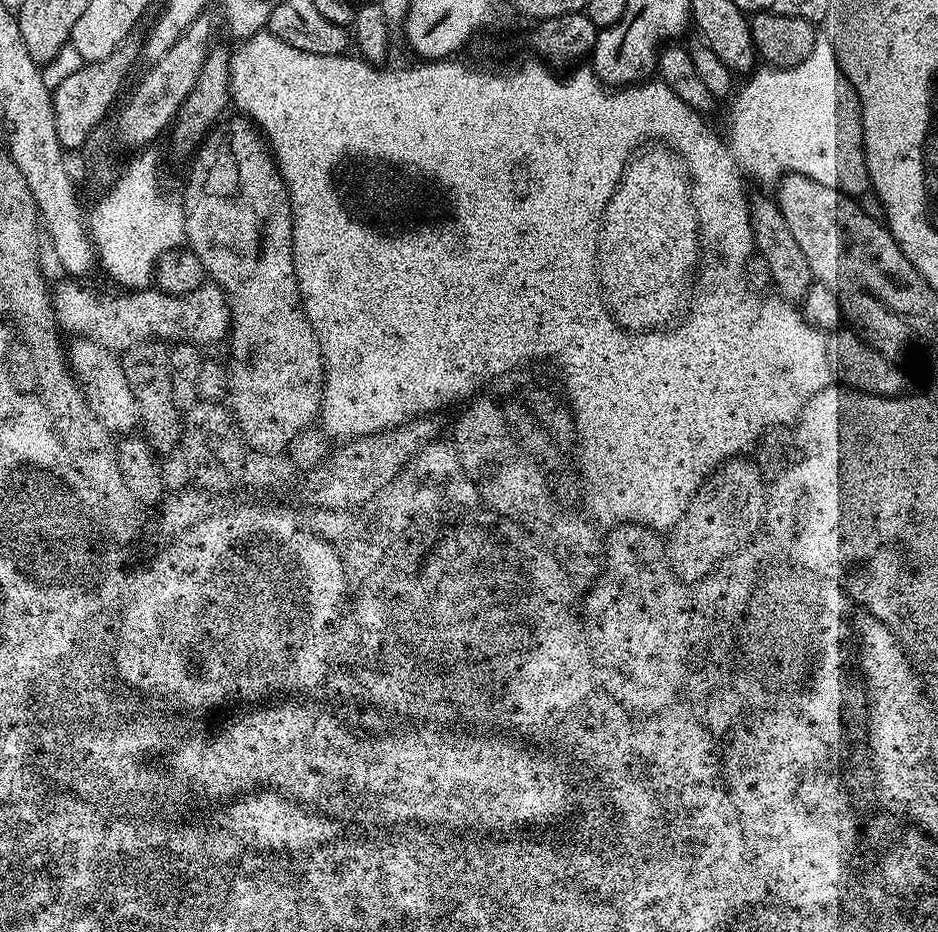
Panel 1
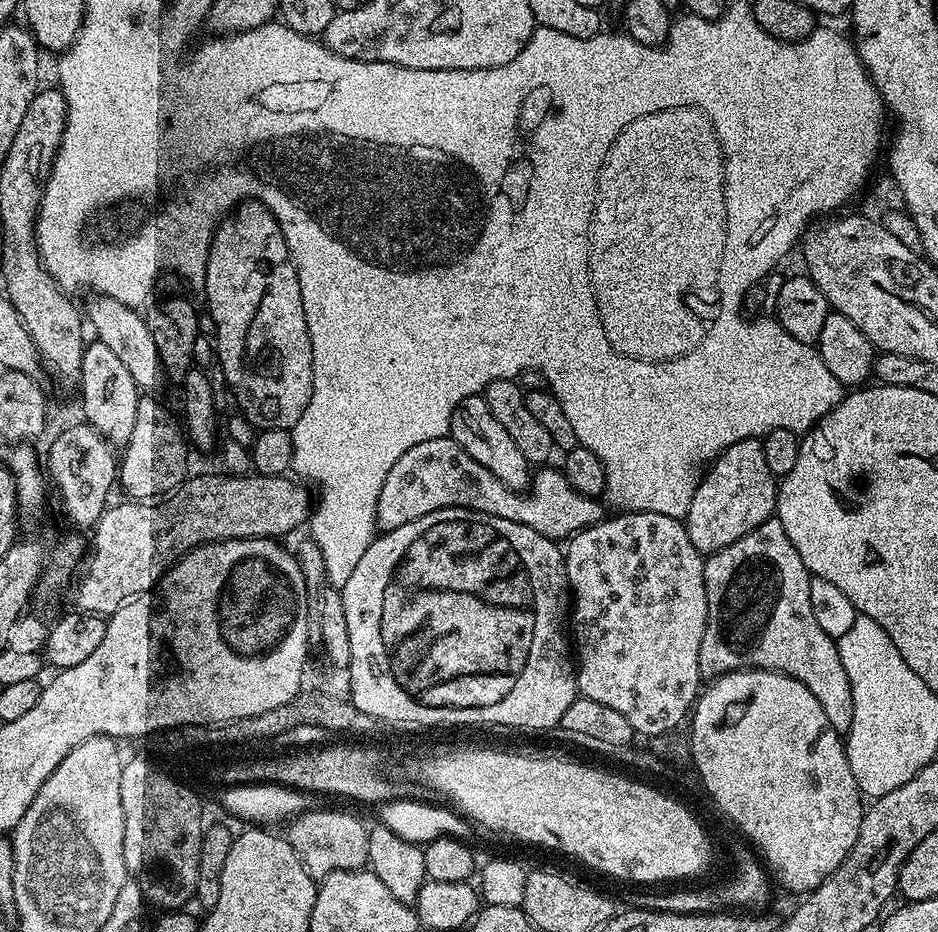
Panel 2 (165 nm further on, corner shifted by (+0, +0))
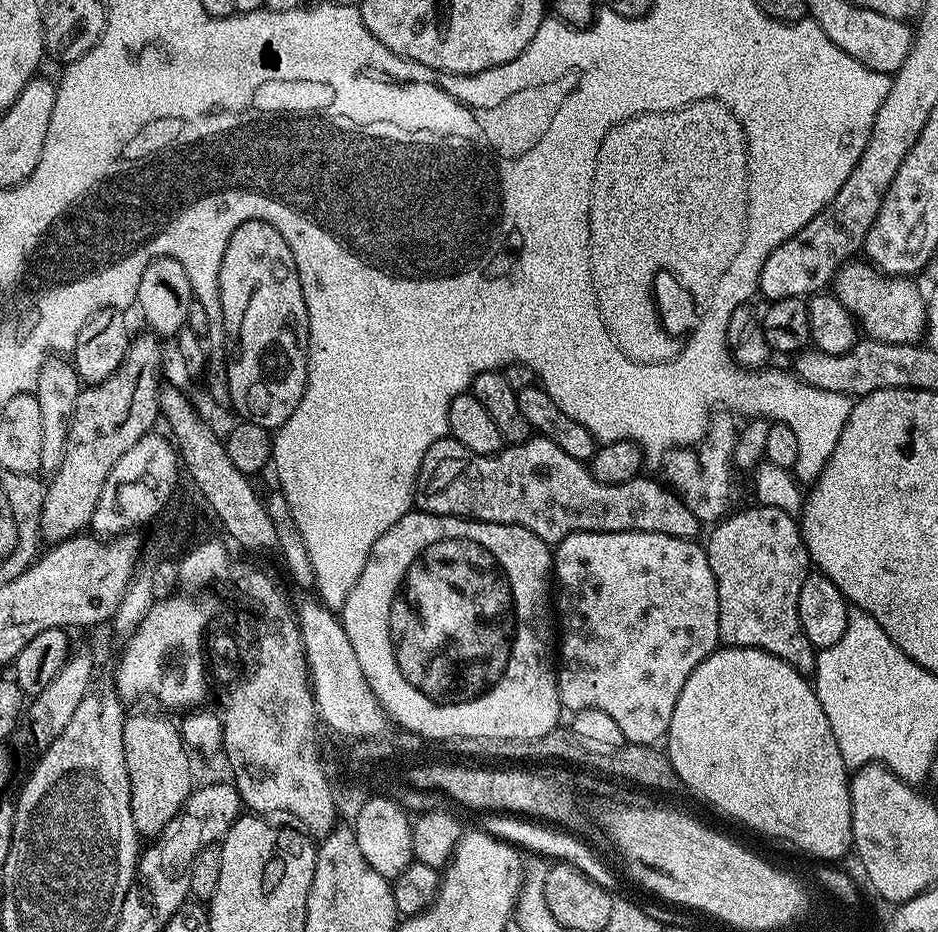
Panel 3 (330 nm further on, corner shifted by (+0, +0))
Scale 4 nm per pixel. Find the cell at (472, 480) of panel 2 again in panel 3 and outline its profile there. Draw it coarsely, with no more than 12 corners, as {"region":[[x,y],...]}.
{"region":[[539,434],[491,456],[434,442],[414,504],[522,526],[696,540],[658,481],[603,484]]}

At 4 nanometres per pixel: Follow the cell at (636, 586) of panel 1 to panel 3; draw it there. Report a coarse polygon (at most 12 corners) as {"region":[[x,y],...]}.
{"region":[[696,540],[555,545],[561,709],[667,737],[721,643]]}

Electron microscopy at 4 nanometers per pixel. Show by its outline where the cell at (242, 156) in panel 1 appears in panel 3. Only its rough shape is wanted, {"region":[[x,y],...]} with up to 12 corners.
{"region":[[286,238],[226,242],[218,288],[241,421],[278,430],[308,381]]}

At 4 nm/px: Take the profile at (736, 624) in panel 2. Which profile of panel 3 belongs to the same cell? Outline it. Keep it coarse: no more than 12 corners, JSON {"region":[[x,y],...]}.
{"region":[[765,504],[709,531],[720,639],[816,670],[798,622],[810,575],[793,513]]}

